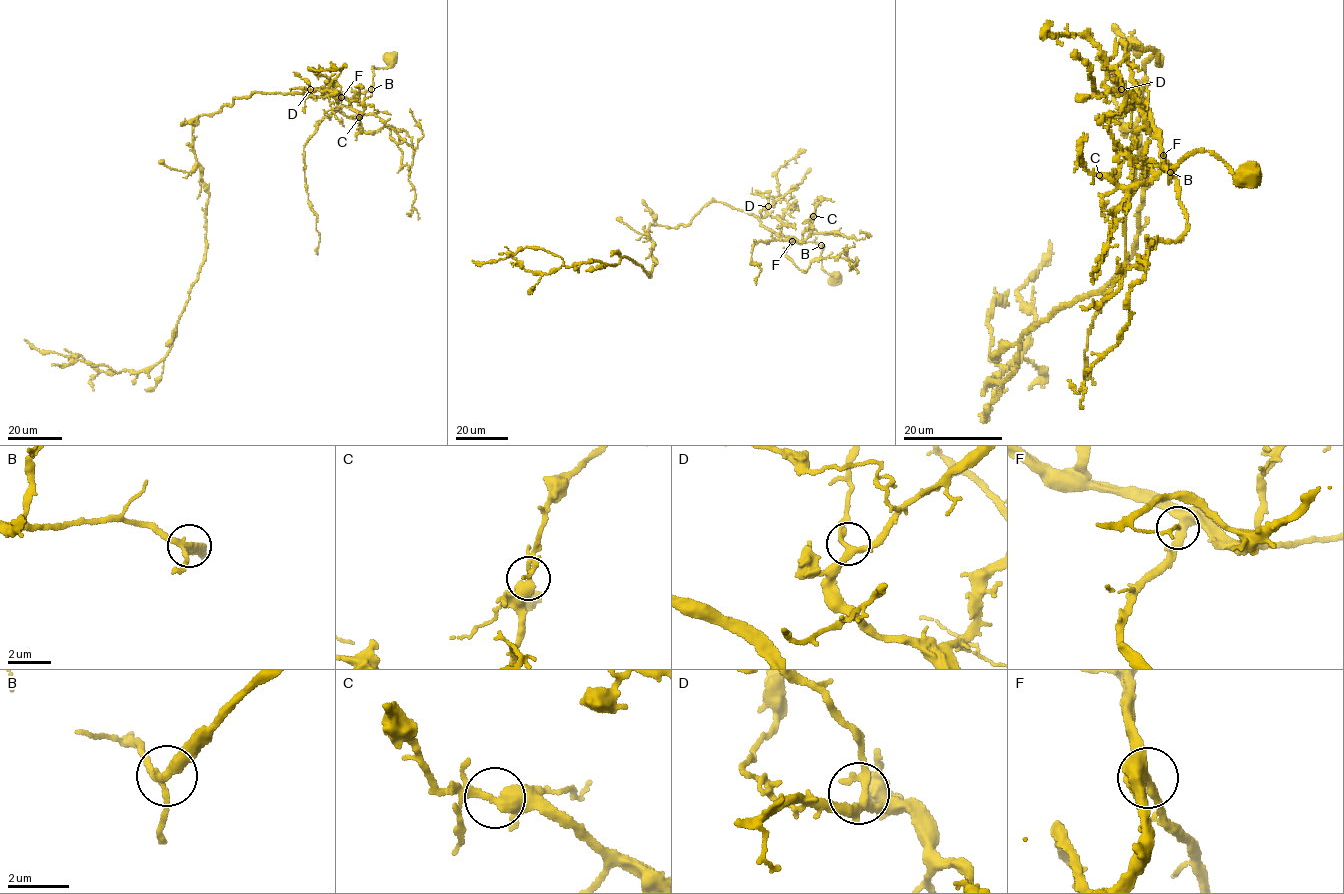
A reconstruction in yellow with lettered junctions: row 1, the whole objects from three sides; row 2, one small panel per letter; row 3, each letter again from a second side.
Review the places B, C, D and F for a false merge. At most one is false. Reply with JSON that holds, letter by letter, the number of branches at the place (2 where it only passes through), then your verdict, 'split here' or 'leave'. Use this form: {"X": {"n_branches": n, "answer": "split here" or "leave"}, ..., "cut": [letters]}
{"B": {"n_branches": 3, "answer": "leave"}, "C": {"n_branches": 3, "answer": "leave"}, "D": {"n_branches": 3, "answer": "leave"}, "F": {"n_branches": 3, "answer": "leave"}, "cut": []}

